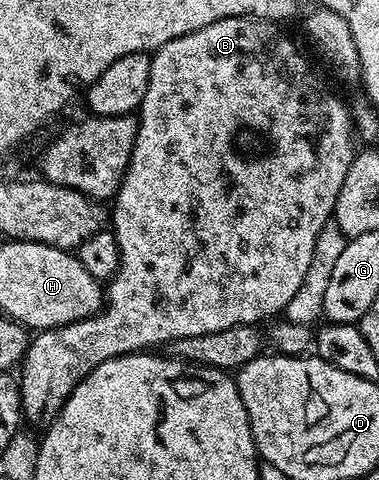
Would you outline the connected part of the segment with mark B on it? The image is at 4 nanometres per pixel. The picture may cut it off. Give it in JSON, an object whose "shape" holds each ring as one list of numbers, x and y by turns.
{"shape":[[230,17,229,19,221,19,209,23,205,27,201,27,192,33,181,35,177,39,173,39,169,43,165,43,160,49,154,50,151,57,151,71,149,77,149,91,145,91,145,99,138,107,137,120,139,122,139,130,137,131,137,139,135,146,131,152,131,158,127,164,127,170,123,172,123,182,119,185,119,192,113,198,113,232,117,243,119,244,119,270,115,276,111,278,105,289,105,304,99,312,94,313,91,317,86,317,80,321,74,321,68,325,62,325,56,329,45,329,36,332,30,338,27,351,23,354,21,362,21,370,18,374,19,390,21,391,21,399,23,400,23,415,29,422,32,421,40,427,46,426,55,420,55,416,59,414,59,410,63,408,64,403,69,399,69,395,73,395,73,391,88,377,95,368,101,363,105,363,114,357,123,357,126,353,138,353,140,351,152,350,155,346,164,343,170,343,177,339,183,339,189,335,209,335,209,331,225,331,225,327,233,327,234,325,255,325,259,323,262,317,266,319,274,318,276,315,282,314,286,305,297,289,301,287,301,283,305,280,305,273,309,269,309,263,312,262,313,249,317,244,318,233,325,225,332,220,335,204,337,203,337,195,341,192,341,187,345,181,345,175,349,172,350,164,353,163,357,154,357,134,353,128,353,113,347,105,315,74,313,66,307,62,307,57,301,50,295,46,295,41,287,33,282,33,280,26,273,21,263,21,260,17]]}

